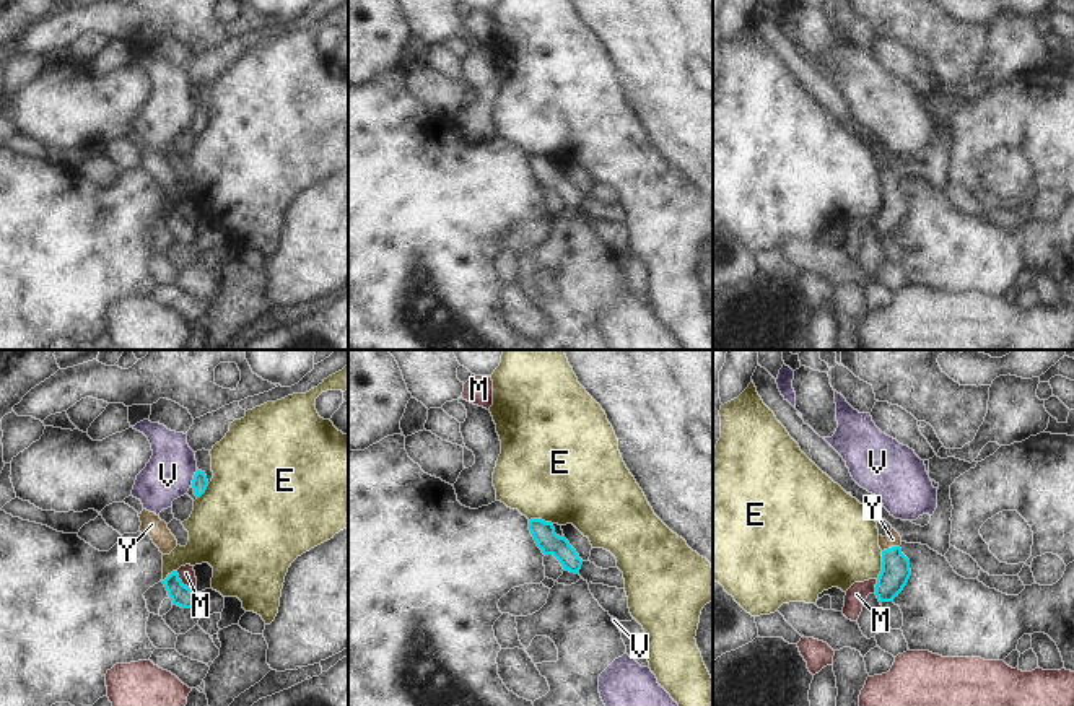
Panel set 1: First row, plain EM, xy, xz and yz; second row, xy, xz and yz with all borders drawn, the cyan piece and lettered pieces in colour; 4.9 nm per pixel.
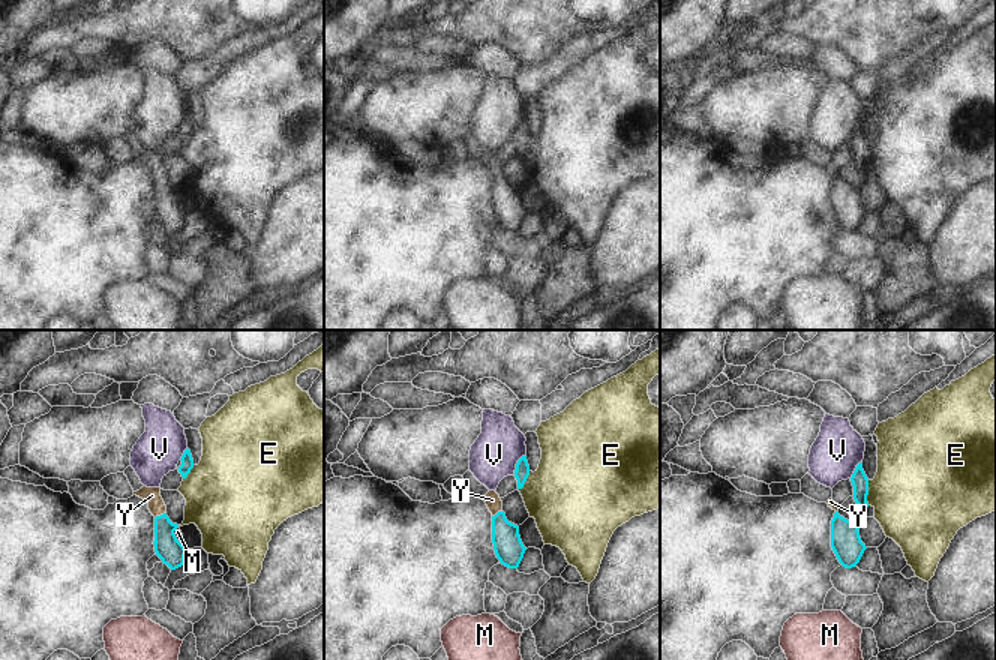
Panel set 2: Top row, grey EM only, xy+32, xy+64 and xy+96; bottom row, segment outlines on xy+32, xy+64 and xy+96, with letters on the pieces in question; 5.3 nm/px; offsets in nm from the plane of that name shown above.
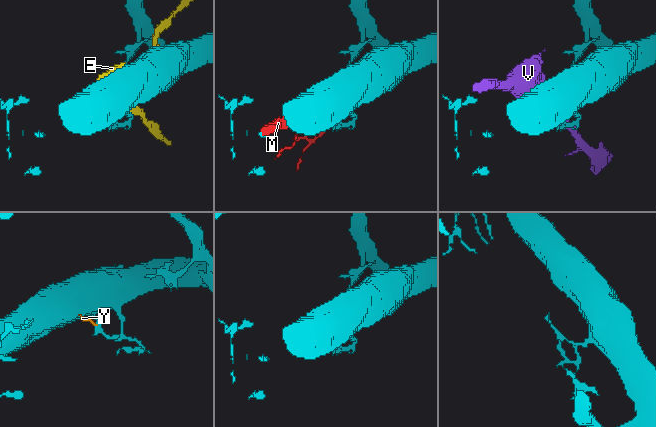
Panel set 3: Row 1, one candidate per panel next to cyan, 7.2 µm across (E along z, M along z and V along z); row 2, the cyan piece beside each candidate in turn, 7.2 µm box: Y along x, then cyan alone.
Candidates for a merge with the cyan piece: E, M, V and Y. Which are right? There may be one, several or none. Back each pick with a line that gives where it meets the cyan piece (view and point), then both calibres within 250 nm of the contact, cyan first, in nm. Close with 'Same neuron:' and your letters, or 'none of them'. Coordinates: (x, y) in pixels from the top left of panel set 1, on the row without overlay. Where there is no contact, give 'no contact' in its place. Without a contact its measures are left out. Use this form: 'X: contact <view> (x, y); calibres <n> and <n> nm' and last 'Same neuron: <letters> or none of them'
Y: contact yz (892, 183); calibres 140 and 80 nm
Same neuron: Y

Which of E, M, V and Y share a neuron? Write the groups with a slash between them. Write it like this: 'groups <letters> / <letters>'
groups E / M / V / Y

